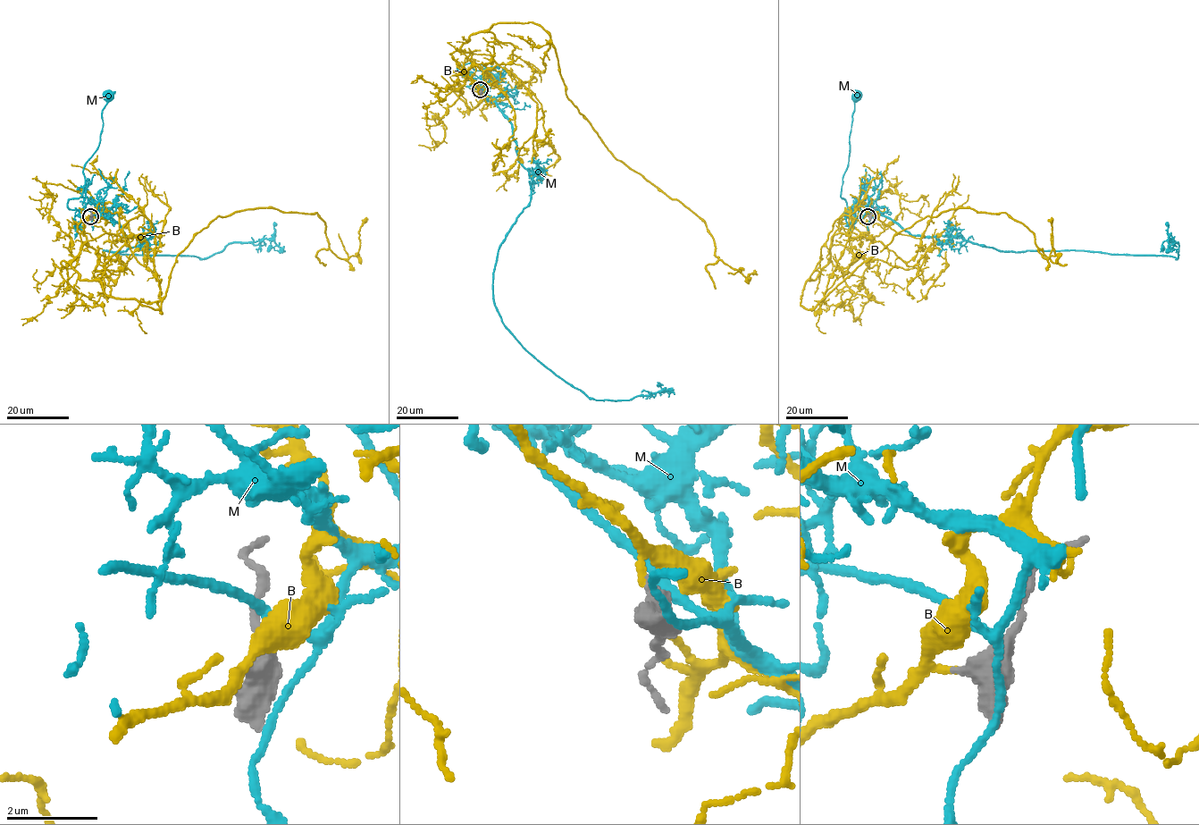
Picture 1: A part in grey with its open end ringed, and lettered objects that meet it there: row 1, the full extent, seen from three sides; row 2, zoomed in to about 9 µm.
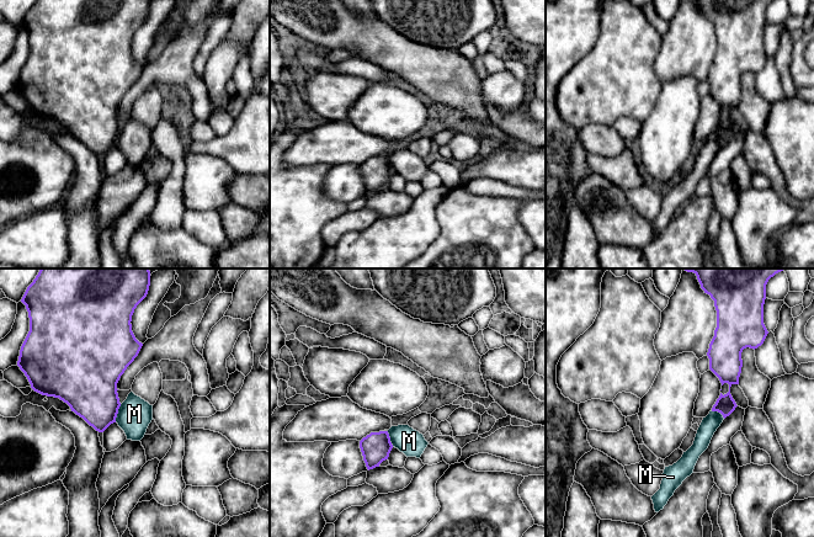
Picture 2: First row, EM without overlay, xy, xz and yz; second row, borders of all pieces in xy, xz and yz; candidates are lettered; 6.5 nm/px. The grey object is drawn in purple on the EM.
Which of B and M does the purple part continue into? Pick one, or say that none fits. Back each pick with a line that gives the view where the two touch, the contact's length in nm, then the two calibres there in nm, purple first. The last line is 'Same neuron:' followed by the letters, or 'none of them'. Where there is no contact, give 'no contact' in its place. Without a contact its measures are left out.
B: no contact
Same neuron: B

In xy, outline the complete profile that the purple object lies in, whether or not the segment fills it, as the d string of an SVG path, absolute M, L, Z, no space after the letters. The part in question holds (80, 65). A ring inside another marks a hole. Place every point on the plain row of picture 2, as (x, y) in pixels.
M36 0L21 23L28 36L30 55L17 85L31 112L59 122L99 156L116 147L121 131L117 107L143 70L132 55L132 39L149 10L150 0Z

